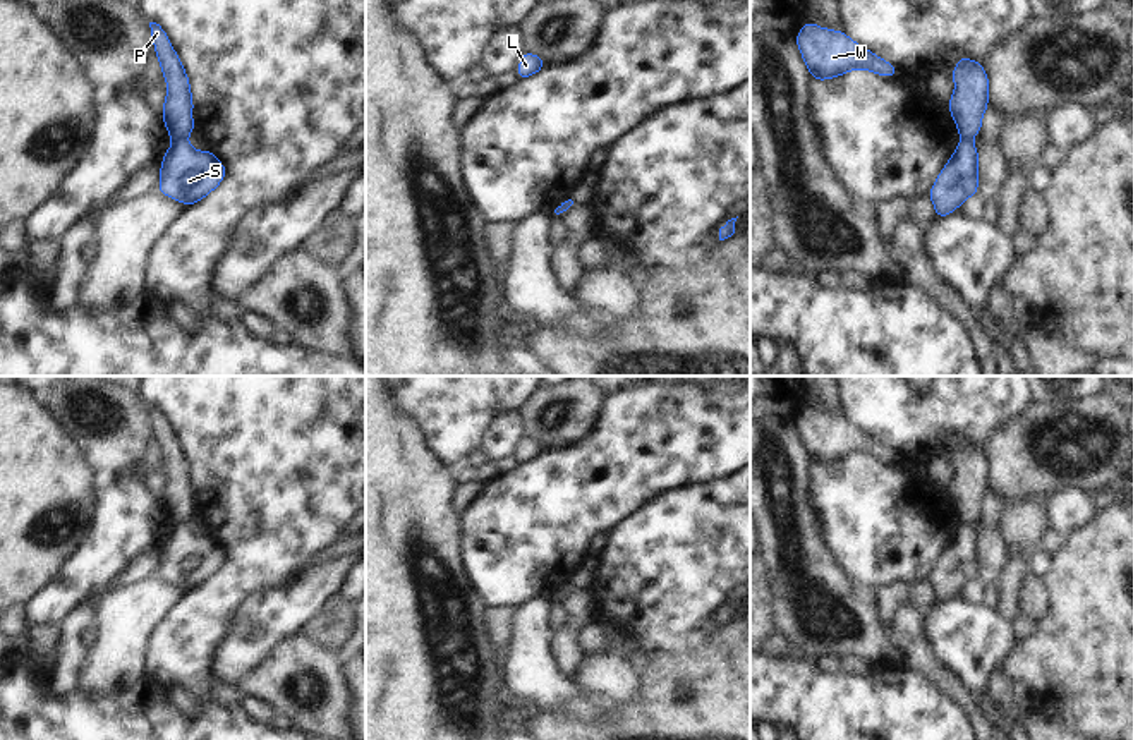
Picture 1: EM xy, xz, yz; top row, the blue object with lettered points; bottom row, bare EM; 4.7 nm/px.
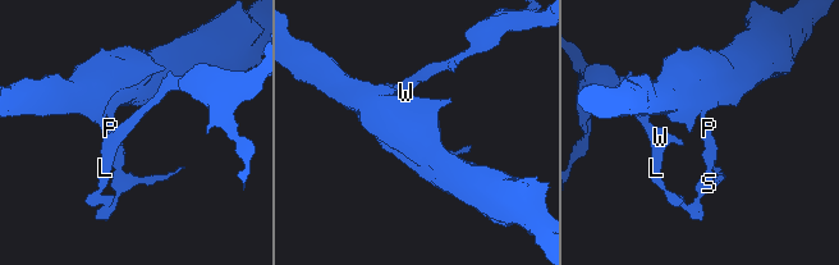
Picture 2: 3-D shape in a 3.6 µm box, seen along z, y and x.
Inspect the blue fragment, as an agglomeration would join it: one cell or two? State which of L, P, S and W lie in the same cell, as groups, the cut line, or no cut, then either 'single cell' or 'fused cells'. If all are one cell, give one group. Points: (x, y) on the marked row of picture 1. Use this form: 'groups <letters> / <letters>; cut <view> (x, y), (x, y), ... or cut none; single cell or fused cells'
groups L S W / P; cut xy (186, 136), (174, 141); fused cells

